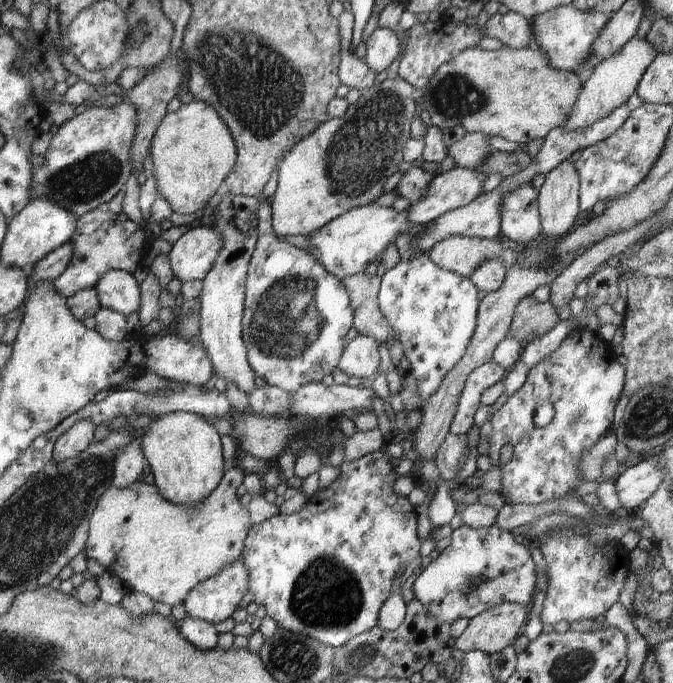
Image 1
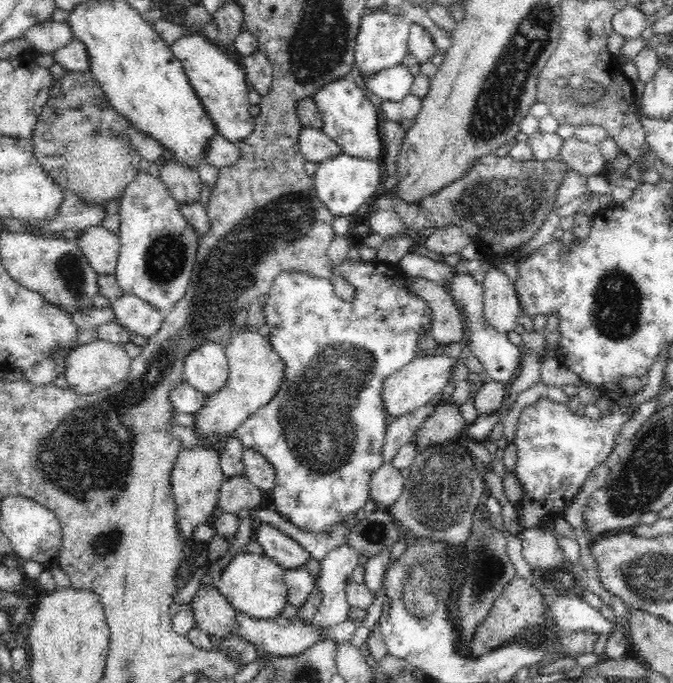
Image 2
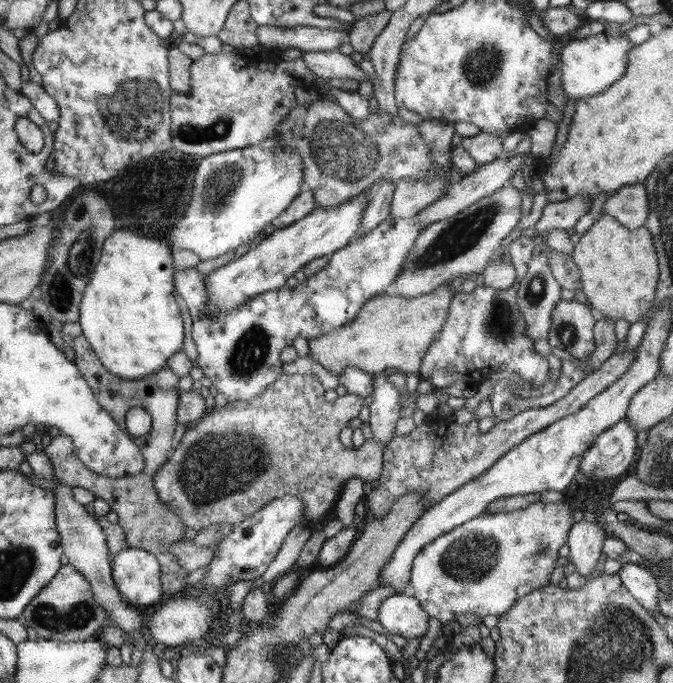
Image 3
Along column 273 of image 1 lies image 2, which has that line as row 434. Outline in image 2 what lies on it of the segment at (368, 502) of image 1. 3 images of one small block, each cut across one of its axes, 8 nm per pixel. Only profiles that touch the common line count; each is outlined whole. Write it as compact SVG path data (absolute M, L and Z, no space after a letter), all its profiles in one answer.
M545 395L543 398L538 398L536 404L530 404L520 412L518 431L514 443L517 448L514 476L518 479L524 491L519 505L516 506L518 519L520 519L524 529L544 528L548 521L554 522L555 517L564 516L565 508L580 492L581 486L586 482L592 470L610 456L610 453L616 447L616 438L620 436L623 424L628 422L633 414L634 410L628 413L624 407L620 408L614 401L614 408L608 415L600 414L600 419L593 421L586 415L576 415L570 411L568 405L556 403Z

